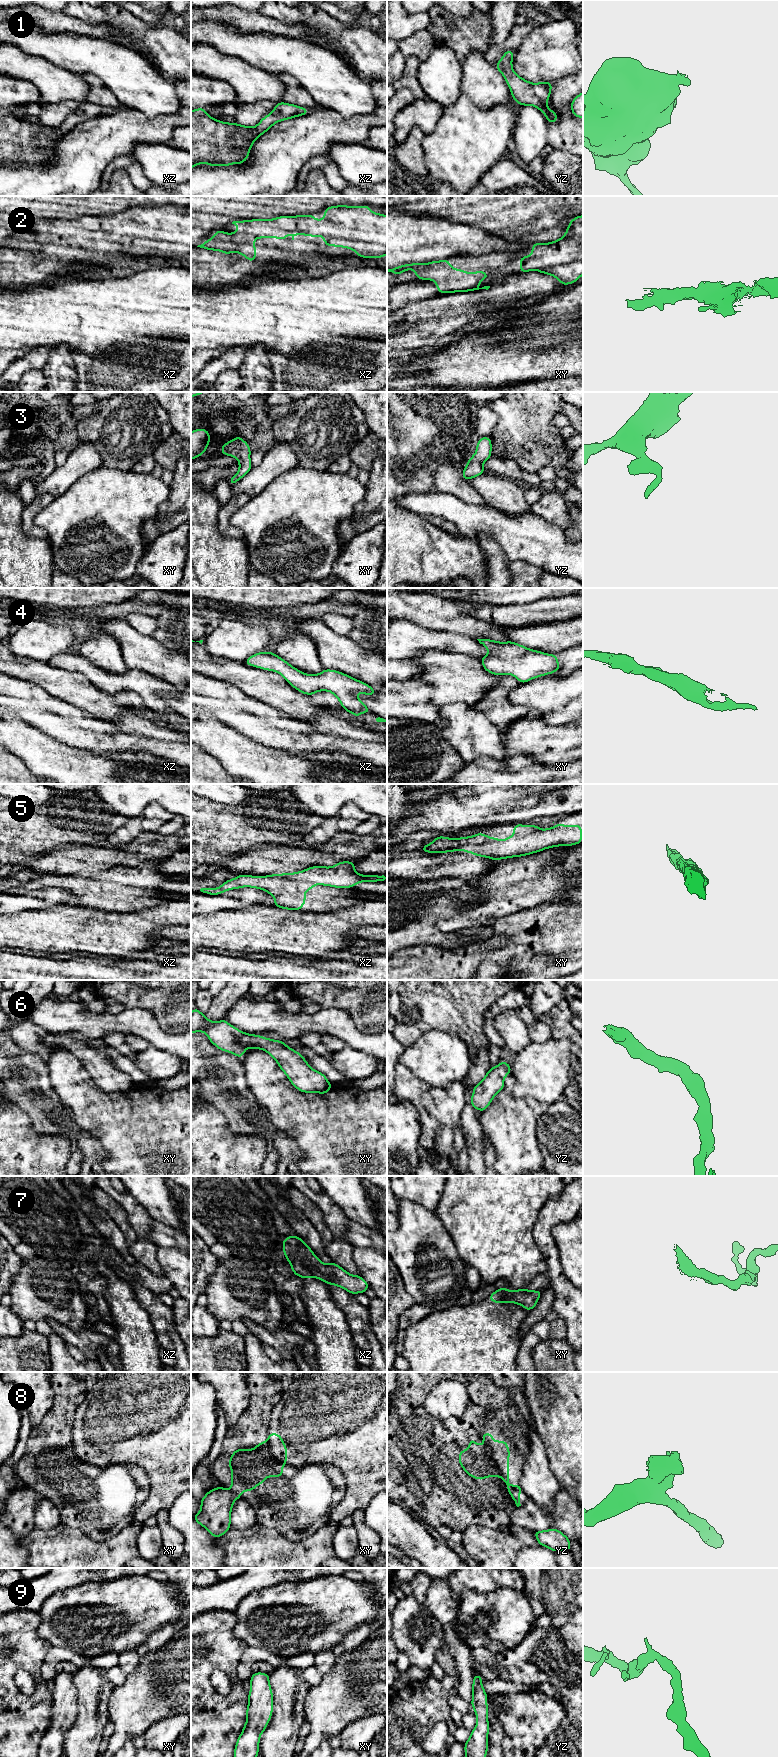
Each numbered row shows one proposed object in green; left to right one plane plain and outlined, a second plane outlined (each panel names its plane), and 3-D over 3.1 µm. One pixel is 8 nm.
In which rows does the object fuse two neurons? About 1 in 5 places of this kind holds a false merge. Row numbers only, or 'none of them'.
8

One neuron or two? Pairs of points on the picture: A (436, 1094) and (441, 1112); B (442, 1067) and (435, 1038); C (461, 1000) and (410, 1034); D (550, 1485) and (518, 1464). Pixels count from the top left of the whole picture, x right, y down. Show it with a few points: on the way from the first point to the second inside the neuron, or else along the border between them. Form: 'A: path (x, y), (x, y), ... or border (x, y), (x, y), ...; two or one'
A: path (440, 1098), (441, 1108); one
B: path (440, 1060), (436, 1056), (435, 1045); one
C: path (448, 1000), (444, 1000), (423, 1021); one
D: border (529, 1444), (520, 1480), (520, 1488), (523, 1491); two

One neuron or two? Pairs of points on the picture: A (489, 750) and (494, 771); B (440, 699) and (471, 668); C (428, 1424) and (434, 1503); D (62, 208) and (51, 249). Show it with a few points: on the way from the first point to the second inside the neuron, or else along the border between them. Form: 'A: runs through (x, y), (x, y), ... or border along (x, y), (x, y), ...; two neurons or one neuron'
A: border along (508, 756), (501, 760), (478, 757), (468, 762); two neurons
B: runs through (448, 691), (463, 676); one neuron
C: runs through (425, 1444), (425, 1476), (431, 1483); one neuron
D: border along (82, 216), (38, 221); two neurons

